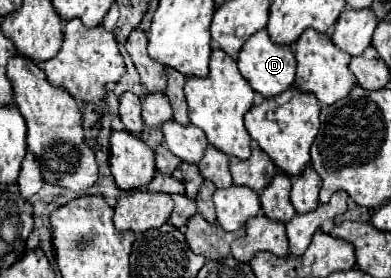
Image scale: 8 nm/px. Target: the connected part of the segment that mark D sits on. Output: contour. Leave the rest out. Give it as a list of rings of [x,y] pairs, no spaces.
[[[263,28],[255,32],[241,48],[237,58],[241,74],[249,80],[251,88],[261,96],[275,96],[287,90],[295,82],[295,54],[289,44],[277,44],[271,40],[269,32]]]

